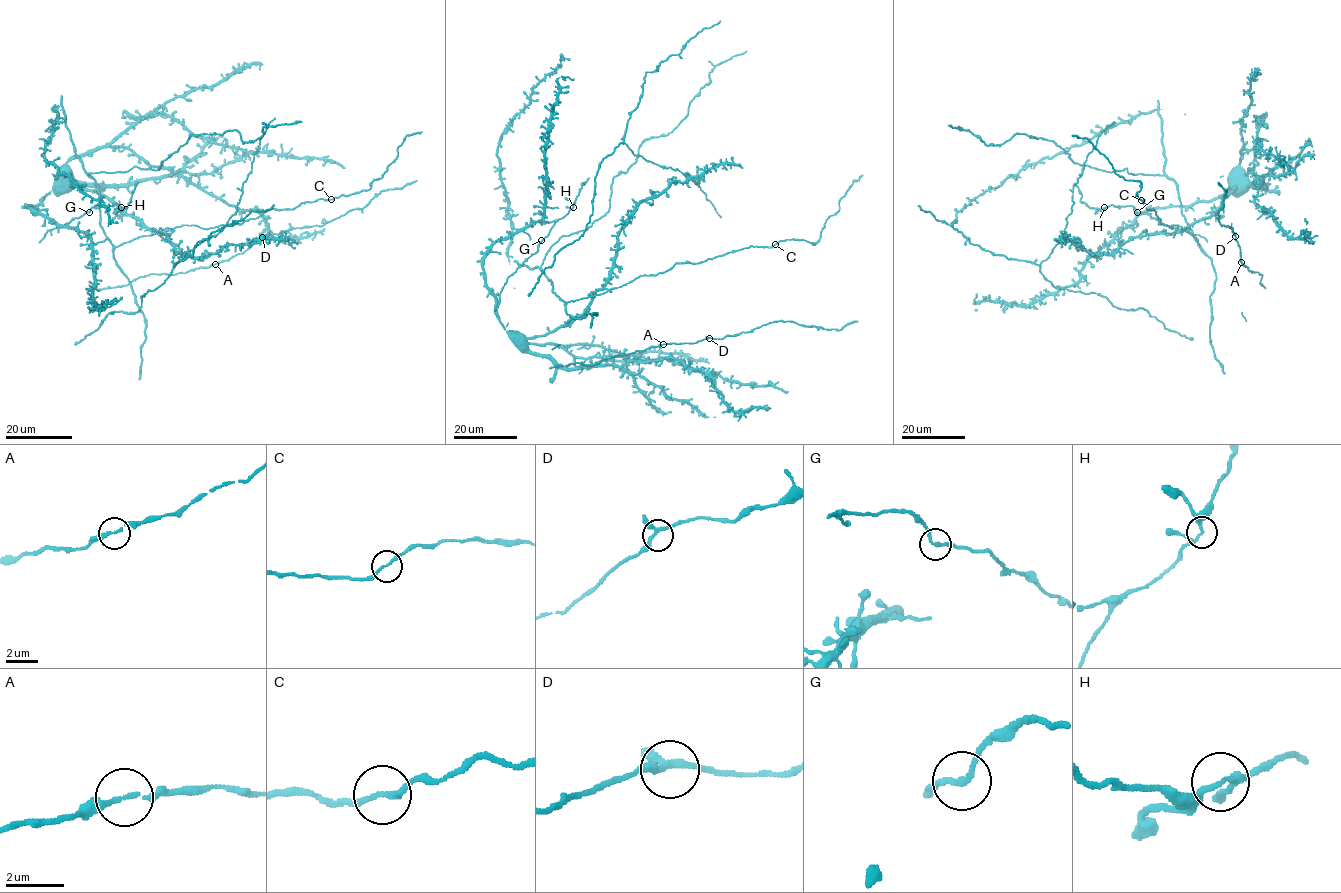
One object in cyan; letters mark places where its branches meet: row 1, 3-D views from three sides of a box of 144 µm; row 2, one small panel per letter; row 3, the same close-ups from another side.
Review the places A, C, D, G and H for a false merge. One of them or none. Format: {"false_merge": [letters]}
{"false_merge": []}

